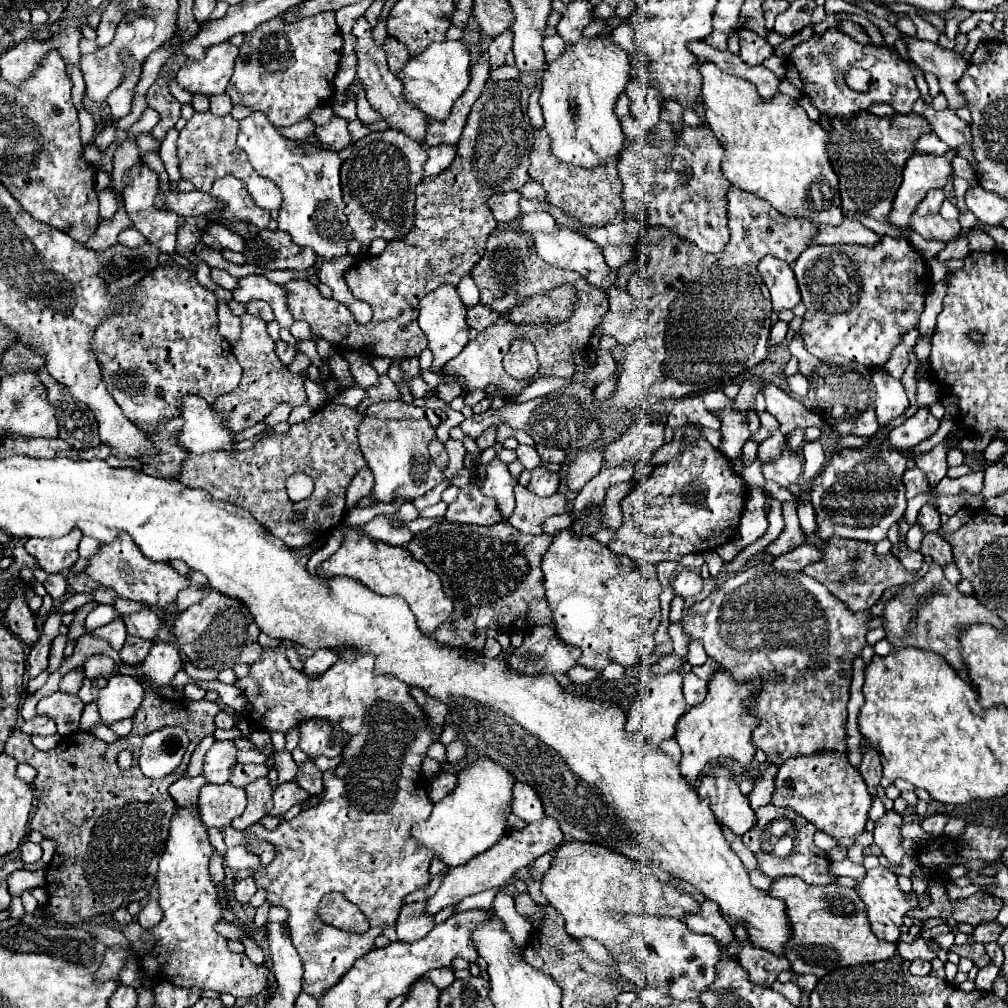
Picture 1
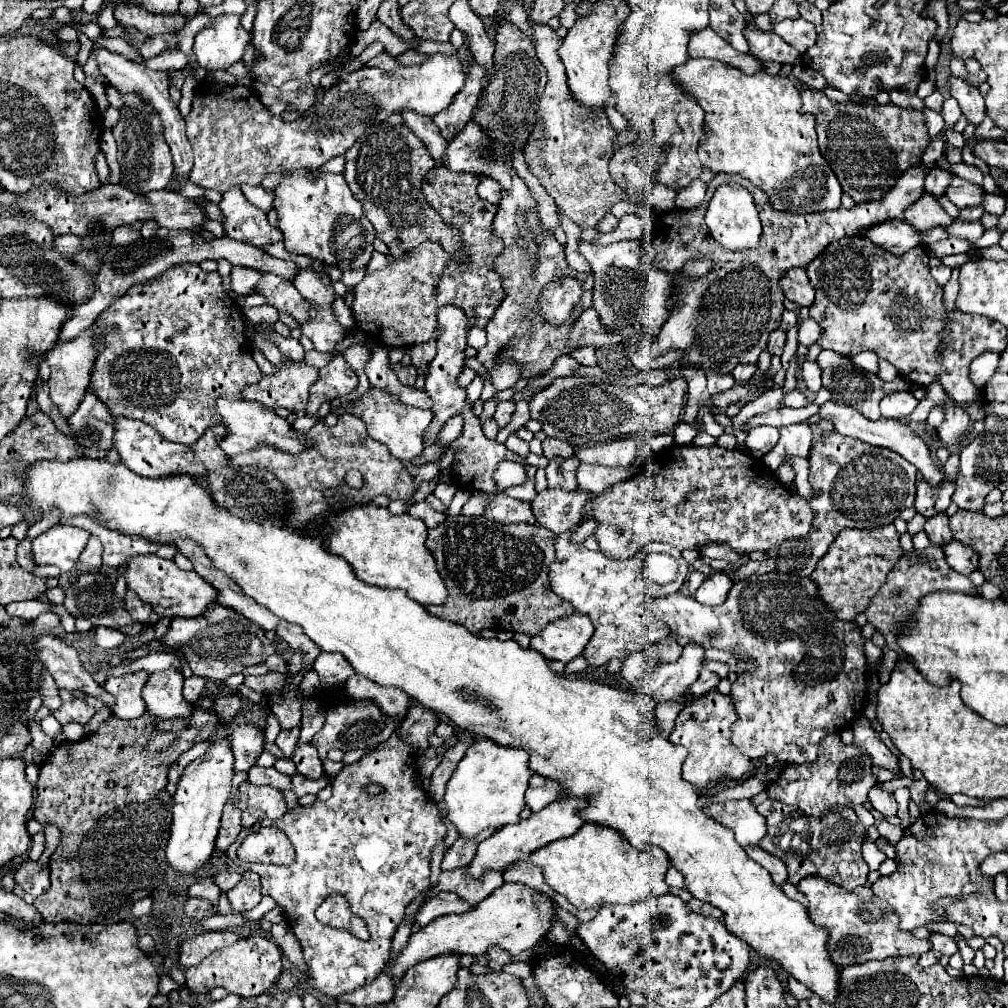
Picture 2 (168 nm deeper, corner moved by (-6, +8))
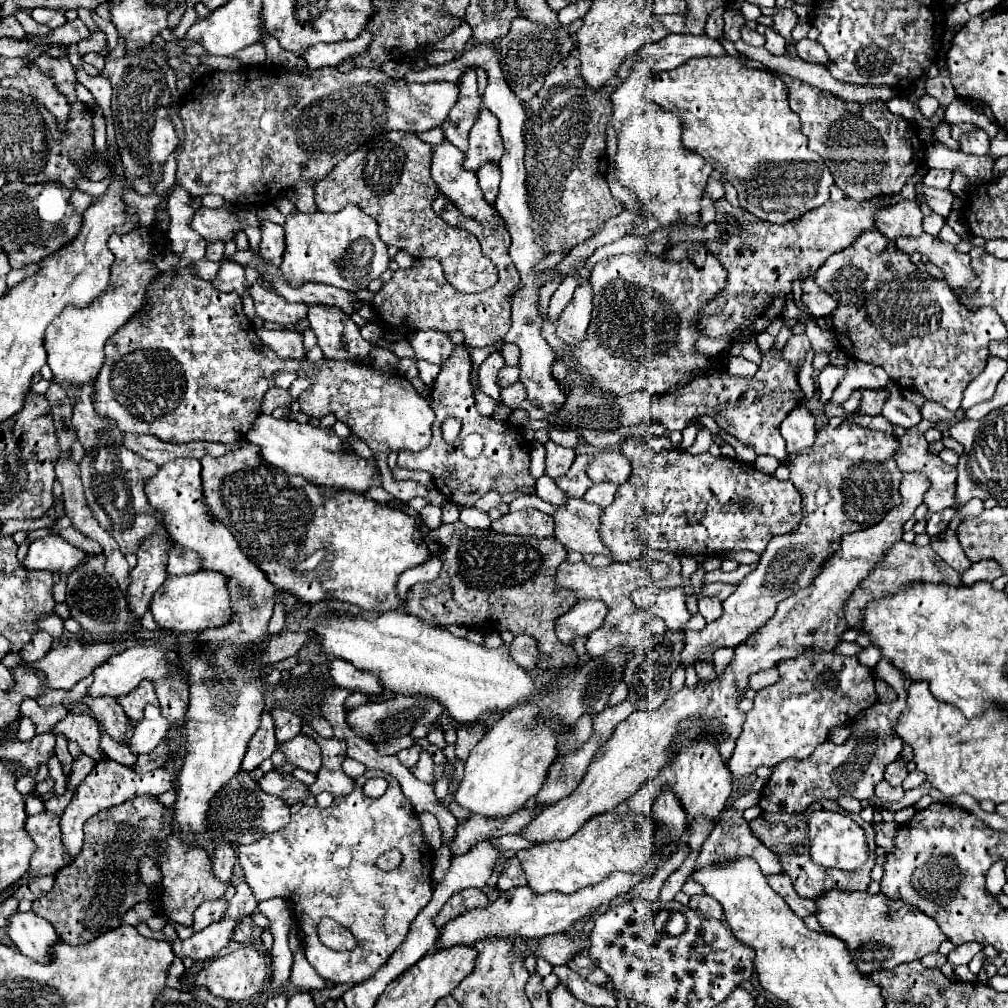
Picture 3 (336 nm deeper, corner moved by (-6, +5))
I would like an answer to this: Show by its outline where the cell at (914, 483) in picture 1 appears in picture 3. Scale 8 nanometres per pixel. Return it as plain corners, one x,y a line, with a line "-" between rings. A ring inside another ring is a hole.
944,509
942,513
932,513
932,511
928,511
928,513
926,513
926,523
928,523
926,533
928,533
930,537
936,537
936,535
944,533
954,517
956,517
956,509

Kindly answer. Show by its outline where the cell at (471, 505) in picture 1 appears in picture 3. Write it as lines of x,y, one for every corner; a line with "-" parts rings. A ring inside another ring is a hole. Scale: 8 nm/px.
522,509
516,513
508,513
498,521
492,521
490,531
530,537
554,537
554,521
550,515
538,509

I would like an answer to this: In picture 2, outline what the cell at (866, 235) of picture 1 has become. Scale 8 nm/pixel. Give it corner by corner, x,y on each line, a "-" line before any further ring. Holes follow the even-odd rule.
890,220
882,222
882,226
872,226
870,230
862,230
864,238
870,238
876,246
890,250
892,254
902,256
906,250
922,244
920,232
910,226
906,220

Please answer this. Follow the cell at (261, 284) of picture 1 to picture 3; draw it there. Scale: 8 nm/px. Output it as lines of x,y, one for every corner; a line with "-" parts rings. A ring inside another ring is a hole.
220,261
220,271
218,275
212,279
212,285
218,291
236,291
236,293
244,293
244,267
234,263
234,261

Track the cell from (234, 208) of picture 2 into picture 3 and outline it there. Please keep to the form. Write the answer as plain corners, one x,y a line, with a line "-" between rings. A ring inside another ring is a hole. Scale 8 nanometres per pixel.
262,221
262,243
260,255
270,261
270,265
280,267
284,253
284,229
270,221

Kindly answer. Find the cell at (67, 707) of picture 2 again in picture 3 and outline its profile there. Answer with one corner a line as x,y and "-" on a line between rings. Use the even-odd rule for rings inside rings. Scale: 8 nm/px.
68,713
66,719
56,723
54,733
66,737
68,741
78,743
84,755
92,757
94,761
100,761
106,757
100,747
100,725
94,717
86,713

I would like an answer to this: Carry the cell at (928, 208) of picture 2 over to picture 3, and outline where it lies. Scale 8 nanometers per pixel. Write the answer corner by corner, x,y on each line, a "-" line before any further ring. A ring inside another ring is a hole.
902,201
898,205
878,209
874,215
876,229
890,237
918,237
922,235
922,211
916,201

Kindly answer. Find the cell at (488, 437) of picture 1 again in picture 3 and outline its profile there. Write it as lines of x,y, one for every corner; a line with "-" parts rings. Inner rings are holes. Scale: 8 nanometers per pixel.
516,381
514,385
502,389
502,403
508,405
508,407
516,407
516,405
520,405
524,399
526,399
526,387
524,387
520,381

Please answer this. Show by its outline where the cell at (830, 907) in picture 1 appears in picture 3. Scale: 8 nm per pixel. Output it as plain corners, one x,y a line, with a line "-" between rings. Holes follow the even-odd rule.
828,891
816,899
818,921
830,935
842,939
862,973
894,969
900,963
922,959
928,953
936,953
940,943
946,941
938,923
924,915
920,909
906,905
904,901
890,901
884,893
870,895
868,891
844,893

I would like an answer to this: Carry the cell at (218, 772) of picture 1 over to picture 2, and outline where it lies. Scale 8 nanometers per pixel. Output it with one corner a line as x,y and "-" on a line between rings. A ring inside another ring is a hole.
244,724
234,728
228,736
226,742
234,754
234,772
248,772
254,764
256,758
262,752
262,744
264,744
264,732
262,728
254,726
254,724

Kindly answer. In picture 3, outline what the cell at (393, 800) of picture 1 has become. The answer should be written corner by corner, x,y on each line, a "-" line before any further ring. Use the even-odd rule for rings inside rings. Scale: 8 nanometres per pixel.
366,771
362,777
356,779
354,791
346,797
336,797
332,807
320,809
320,807
304,805
296,815
292,815
290,823
284,829
264,835
256,843
238,847
238,863
246,873
246,883
250,885
254,899
258,903
272,897
282,897
290,901
296,915
296,923
304,931
306,959
322,979
334,983
362,983
374,971
378,971
390,959
390,955
400,947
400,943
404,941
410,929
410,923
426,907
434,889
430,879
432,855
426,855
428,845
424,841
416,811
412,809
410,801
404,797
396,779
386,779
388,789
382,797
368,799
362,787
372,777
384,779
384,771
-
390,849
400,849
404,861
400,863
398,869
386,873
380,871
374,865
374,861
-
322,917
330,917
338,921
342,927
350,929
358,945
352,951
332,951
324,947
316,933
316,927

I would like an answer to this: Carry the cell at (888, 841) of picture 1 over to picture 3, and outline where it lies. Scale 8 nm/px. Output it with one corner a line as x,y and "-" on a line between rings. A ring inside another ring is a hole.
888,781
878,783
874,791
876,791
876,797
880,797
884,803
898,801
898,799
902,799
902,795
904,795
904,789
902,789
902,787
892,787

